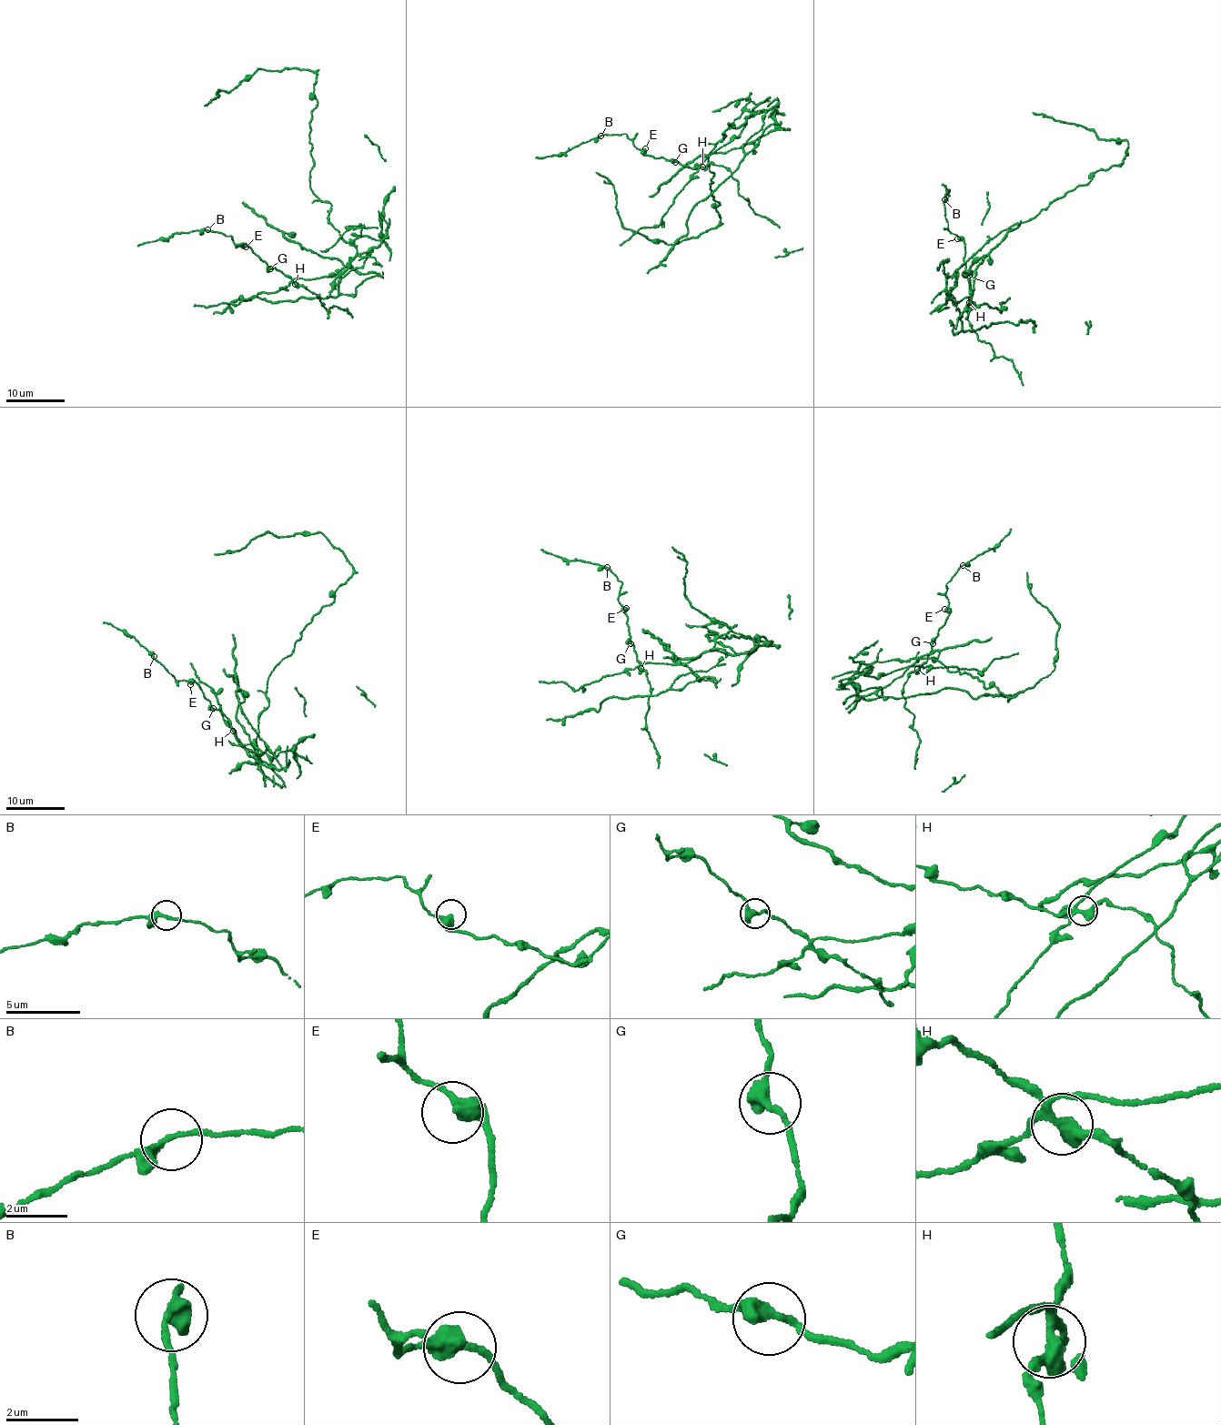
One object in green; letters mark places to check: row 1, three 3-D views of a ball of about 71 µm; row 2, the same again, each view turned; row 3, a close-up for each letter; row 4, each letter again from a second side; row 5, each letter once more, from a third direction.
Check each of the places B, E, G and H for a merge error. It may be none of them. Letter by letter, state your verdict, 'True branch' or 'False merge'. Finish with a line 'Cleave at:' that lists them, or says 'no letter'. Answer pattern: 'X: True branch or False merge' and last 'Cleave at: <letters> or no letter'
B: False merge
E: True branch
G: True branch
H: False merge
Cleave at: B, H

